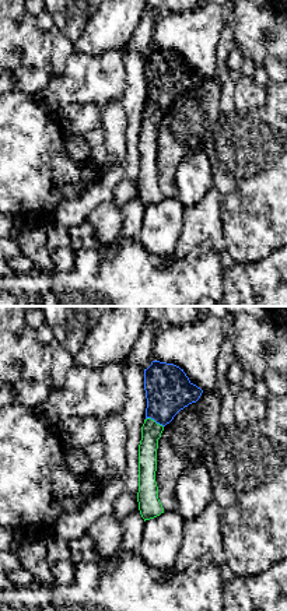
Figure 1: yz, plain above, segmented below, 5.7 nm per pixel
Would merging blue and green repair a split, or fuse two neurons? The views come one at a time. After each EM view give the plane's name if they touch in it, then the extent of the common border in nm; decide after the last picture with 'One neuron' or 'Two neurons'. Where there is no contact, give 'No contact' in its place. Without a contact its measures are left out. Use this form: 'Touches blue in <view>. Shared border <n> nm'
Touches blue in yz. Shared border 120 nm

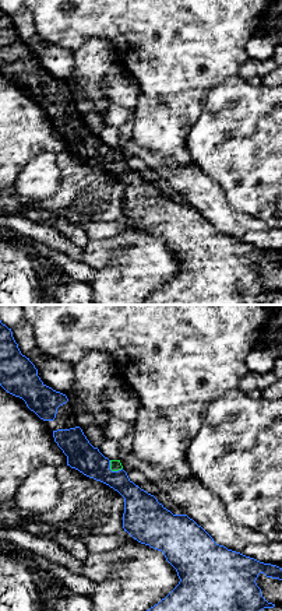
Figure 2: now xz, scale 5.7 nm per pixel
Touches blue in xz. Shared border 90 nm

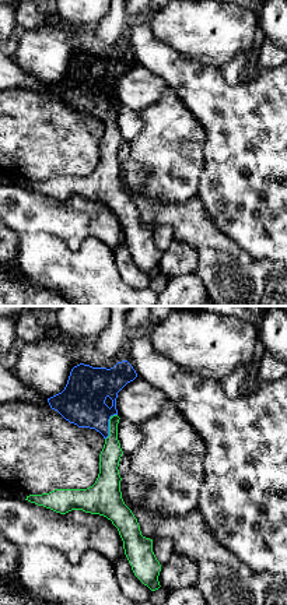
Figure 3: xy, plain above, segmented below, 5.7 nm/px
Touches blue in xy. Shared border 170 nm

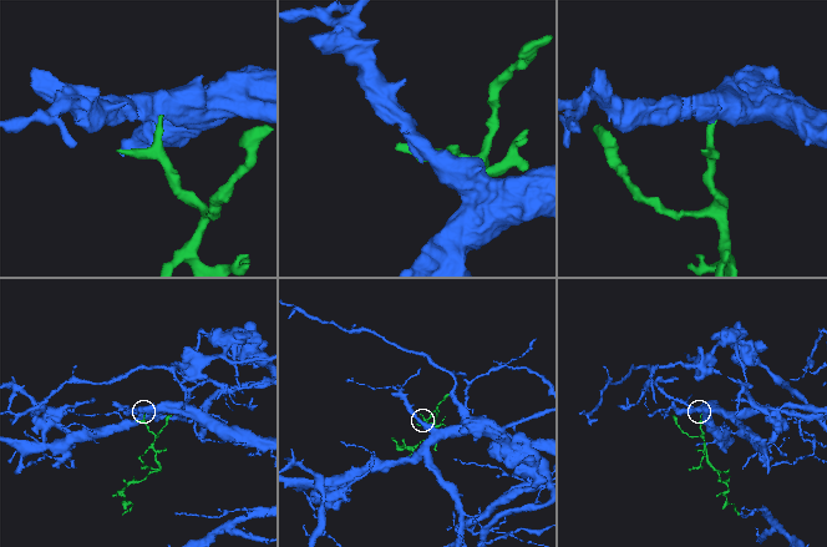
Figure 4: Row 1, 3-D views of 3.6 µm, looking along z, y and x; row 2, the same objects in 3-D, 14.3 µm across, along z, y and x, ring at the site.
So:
One neuron

